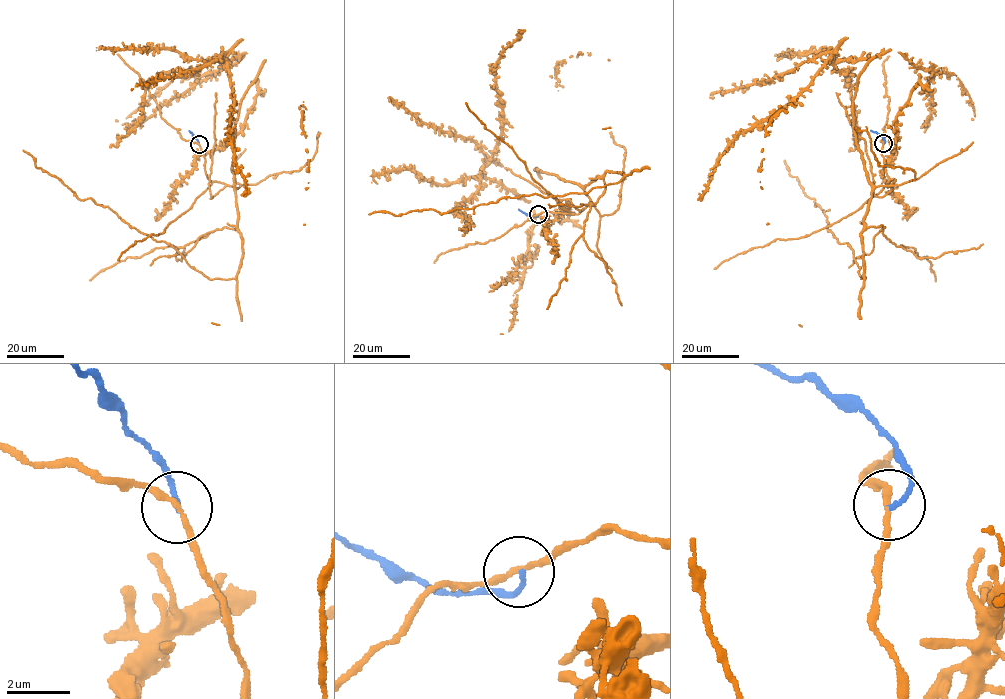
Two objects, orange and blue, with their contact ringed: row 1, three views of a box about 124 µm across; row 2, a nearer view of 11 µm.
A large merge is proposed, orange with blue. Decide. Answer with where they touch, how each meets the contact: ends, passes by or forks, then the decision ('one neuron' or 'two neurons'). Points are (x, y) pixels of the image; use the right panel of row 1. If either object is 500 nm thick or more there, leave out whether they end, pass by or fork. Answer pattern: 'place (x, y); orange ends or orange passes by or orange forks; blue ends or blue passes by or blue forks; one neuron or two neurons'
place (883, 143); orange passes by; blue ends; two neurons

